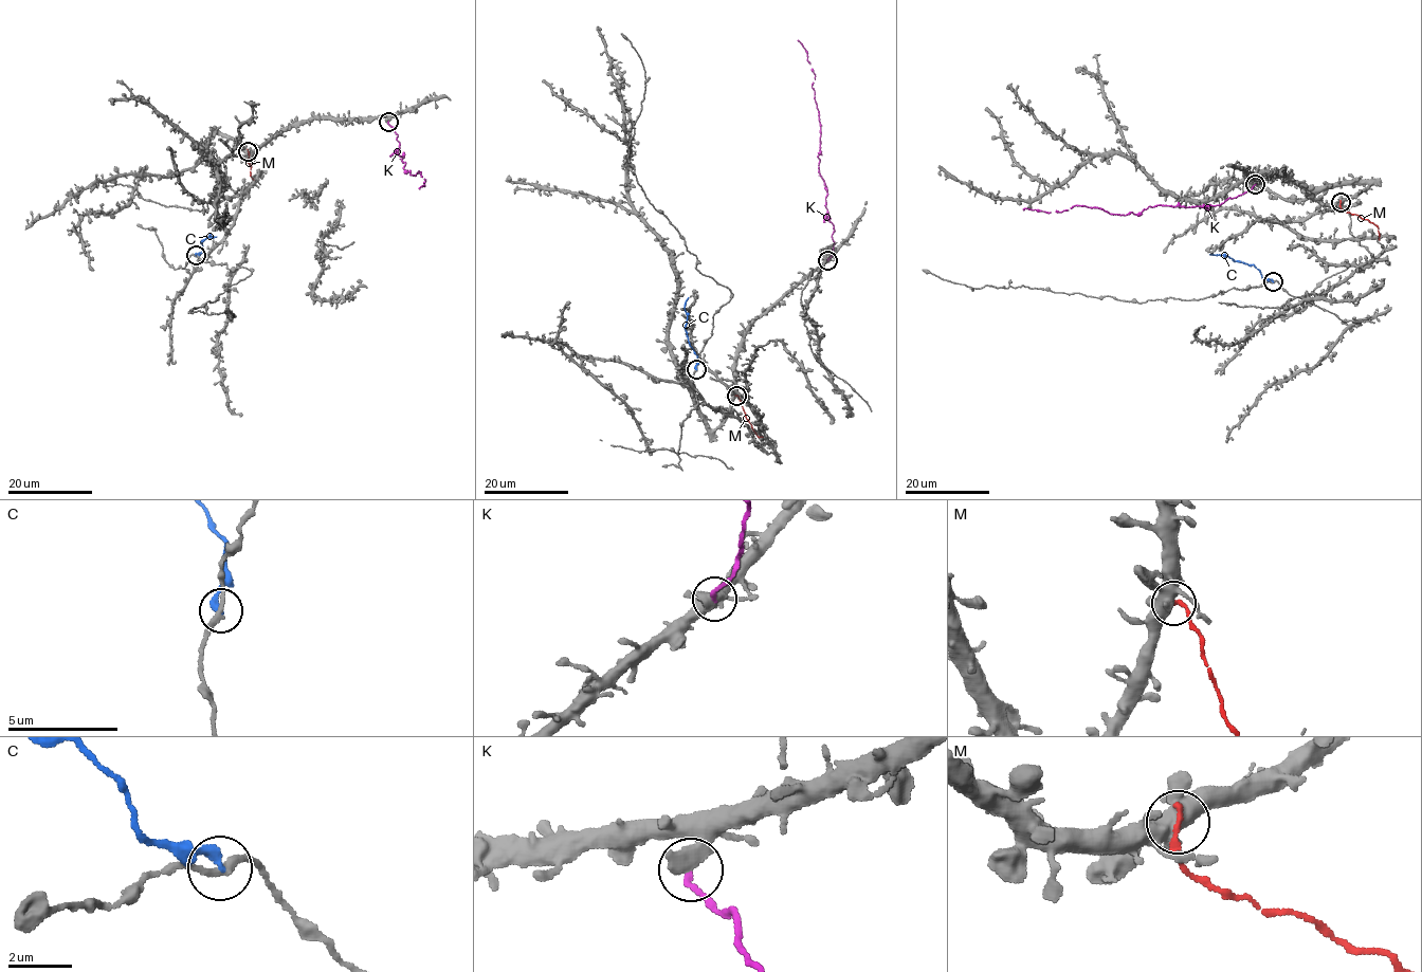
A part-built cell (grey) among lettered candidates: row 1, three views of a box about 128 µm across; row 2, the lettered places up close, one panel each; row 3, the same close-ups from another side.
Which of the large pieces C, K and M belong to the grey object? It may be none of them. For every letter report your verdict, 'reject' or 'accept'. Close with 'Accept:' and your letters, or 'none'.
C: reject
K: reject
M: reject
Accept: none

